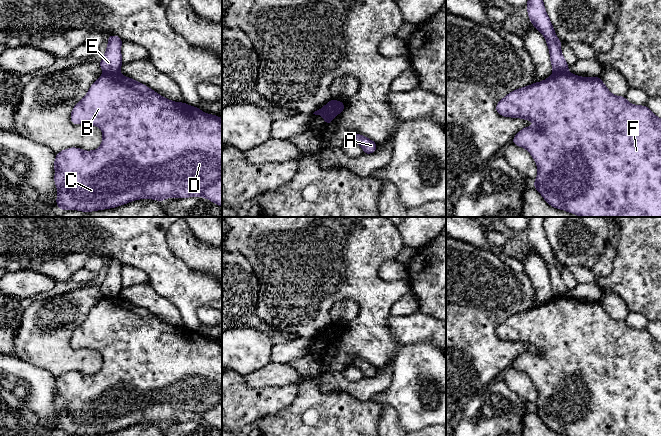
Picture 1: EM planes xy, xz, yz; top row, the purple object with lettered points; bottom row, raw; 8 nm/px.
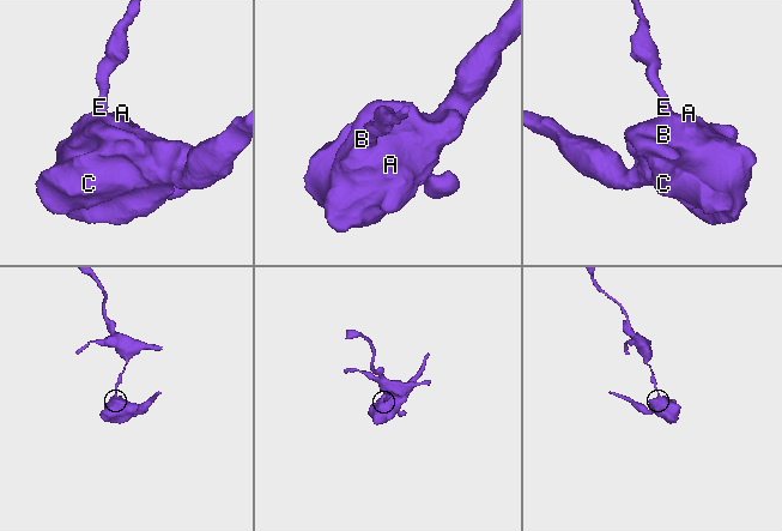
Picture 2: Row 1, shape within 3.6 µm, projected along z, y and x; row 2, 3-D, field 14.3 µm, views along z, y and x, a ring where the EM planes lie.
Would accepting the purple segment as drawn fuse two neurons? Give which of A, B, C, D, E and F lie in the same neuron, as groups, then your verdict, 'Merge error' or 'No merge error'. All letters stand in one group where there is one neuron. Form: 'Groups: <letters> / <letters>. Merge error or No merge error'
Groups: A B C D F / E. Merge error

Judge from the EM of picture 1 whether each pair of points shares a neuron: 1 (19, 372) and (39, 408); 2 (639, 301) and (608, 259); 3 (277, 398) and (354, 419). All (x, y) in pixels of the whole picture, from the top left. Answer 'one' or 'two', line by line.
1: one
2: two
3: two

